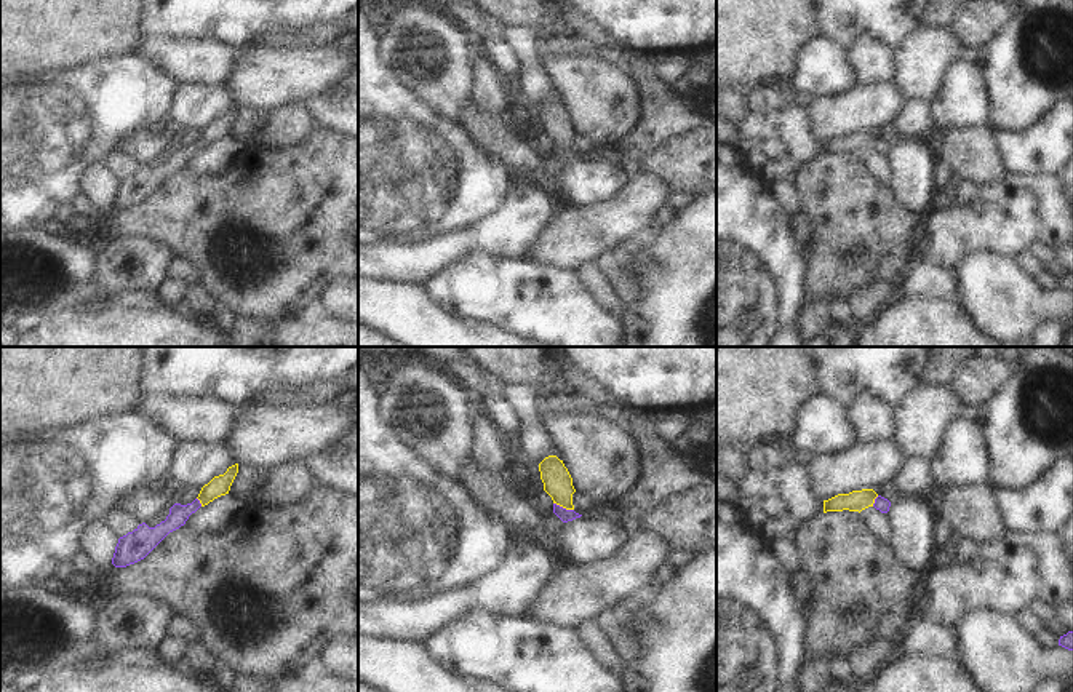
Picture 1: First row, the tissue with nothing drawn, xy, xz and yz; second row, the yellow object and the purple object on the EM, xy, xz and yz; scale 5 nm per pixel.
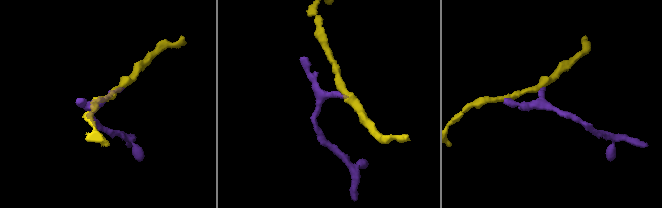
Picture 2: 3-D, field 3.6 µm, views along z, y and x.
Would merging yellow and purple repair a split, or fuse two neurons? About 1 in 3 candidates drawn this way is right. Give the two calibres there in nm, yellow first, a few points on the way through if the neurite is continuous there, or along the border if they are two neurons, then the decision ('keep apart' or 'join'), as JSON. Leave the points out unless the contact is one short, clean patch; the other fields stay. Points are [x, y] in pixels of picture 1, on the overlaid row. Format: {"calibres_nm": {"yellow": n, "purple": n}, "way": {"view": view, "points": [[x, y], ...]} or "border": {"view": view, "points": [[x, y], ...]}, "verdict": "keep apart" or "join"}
{"calibres_nm": {"yellow": 140, "purple": 70}, "border": {"view": "xz", "points": [[554, 502], [573, 510]]}, "verdict": "keep apart"}

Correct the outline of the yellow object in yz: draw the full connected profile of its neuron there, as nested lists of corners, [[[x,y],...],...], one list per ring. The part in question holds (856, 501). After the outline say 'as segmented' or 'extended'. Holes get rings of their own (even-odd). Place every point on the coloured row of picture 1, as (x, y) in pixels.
[[[873,489],[852,491],[849,494],[838,494],[828,500],[824,500],[824,513],[827,511],[862,511],[873,507],[878,494]]]; as segmented

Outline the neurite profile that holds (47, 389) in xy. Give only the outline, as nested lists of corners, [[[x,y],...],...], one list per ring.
[[[0,347],[0,436],[62,430],[133,411],[139,392],[142,347]]]

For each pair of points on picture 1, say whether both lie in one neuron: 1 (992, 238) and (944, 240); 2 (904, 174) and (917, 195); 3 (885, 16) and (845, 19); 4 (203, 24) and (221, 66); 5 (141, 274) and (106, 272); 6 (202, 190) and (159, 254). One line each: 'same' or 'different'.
1: same
2: same
3: same
4: different
5: same
6: different

